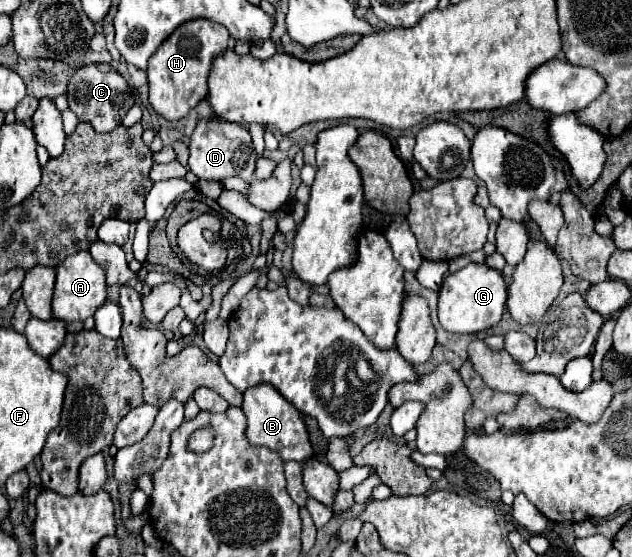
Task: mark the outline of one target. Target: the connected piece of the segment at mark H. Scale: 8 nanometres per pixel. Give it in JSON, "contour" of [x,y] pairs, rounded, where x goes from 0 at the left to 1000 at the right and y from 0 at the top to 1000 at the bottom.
{"contour":[[[297,38],[250,84],[234,110],[231,131],[237,149],[237,189],[253,210],[282,217],[329,171],[329,135],[335,113],[358,88],[361,70],[364,63],[351,52],[351,45],[339,45],[335,38]]]}

